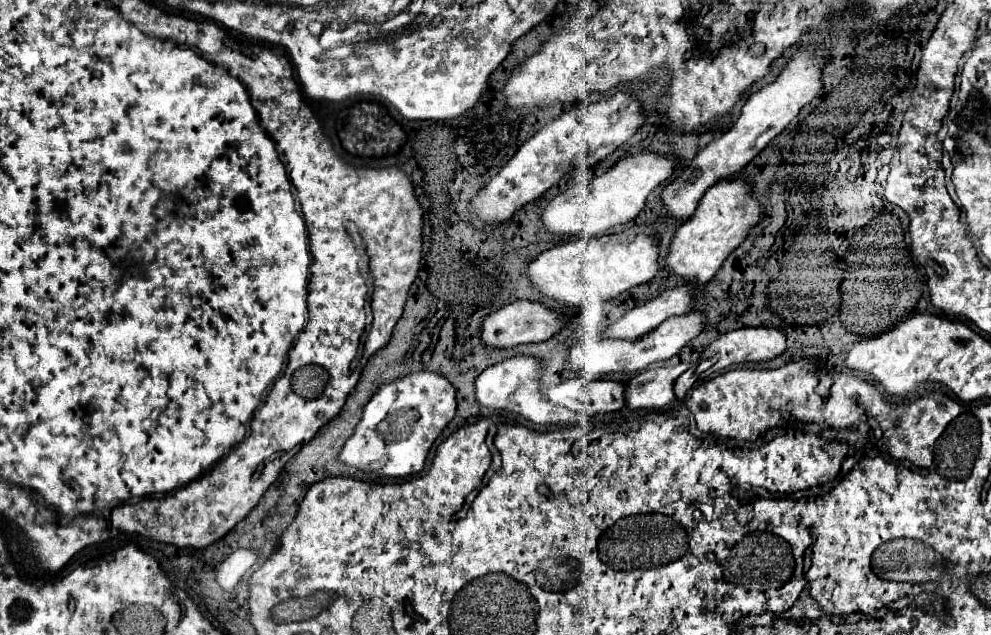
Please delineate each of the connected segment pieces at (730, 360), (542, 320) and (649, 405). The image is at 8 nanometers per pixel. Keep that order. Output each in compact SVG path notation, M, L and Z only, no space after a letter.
M752 327L752 329L738 329L734 333L724 333L716 341L716 345L708 347L700 361L714 359L712 367L708 369L708 375L714 371L724 371L732 365L740 363L758 363L758 361L770 361L784 353L786 339L776 329L766 327Z
M514 301L508 303L504 307L500 307L498 311L490 313L480 327L480 341L484 347L492 347L492 349L510 349L516 345L530 345L530 343L542 343L546 339L550 339L558 329L562 327L562 319L546 309L540 303L532 303L532 301Z
M686 363L674 365L674 367L658 367L658 369L646 369L644 383L630 379L624 389L624 401L626 409L660 409L674 401L674 379L682 375L688 369Z

